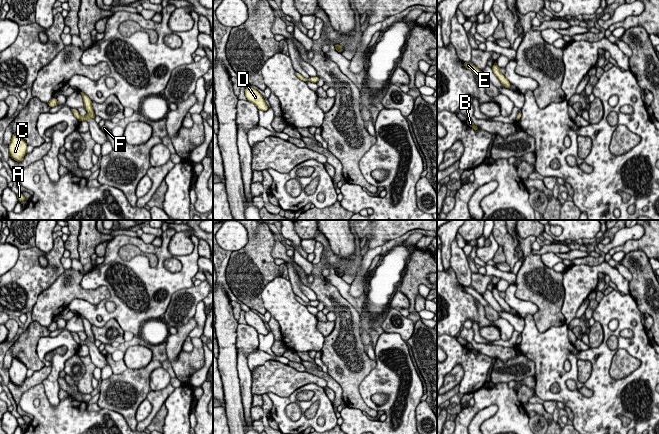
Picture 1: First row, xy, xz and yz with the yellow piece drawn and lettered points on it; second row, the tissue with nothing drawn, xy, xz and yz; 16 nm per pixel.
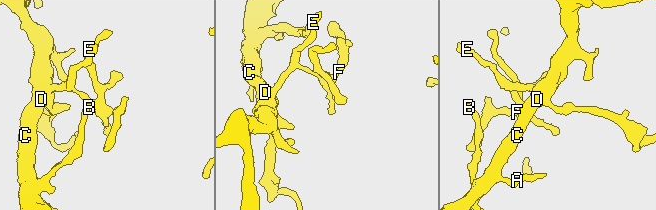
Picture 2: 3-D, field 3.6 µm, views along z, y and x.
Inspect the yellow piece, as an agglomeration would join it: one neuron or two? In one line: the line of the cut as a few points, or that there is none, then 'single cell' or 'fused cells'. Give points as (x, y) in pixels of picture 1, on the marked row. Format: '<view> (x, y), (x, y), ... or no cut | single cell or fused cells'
no cut | single cell

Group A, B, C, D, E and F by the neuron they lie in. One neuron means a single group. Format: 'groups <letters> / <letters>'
groups A B C D E F

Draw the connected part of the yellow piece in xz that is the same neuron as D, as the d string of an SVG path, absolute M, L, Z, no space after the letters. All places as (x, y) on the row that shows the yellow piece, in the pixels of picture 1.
M252 86L245 88L245 96L247 101L253 103L258 108L258 110L268 110L268 106L266 105L263 96Z

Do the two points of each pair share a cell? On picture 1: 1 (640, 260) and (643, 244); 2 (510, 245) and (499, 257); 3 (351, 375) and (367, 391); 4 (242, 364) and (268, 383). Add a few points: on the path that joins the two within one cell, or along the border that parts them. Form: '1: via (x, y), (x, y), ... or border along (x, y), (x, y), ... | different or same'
1: border along (626, 253), (641, 249), (648, 258) | different
2: border along (499, 245), (502, 248), (506, 261) | different
3: border along (372, 369), (359, 387), (359, 393), (367, 406) | different
4: border along (251, 372), (252, 379) | different

